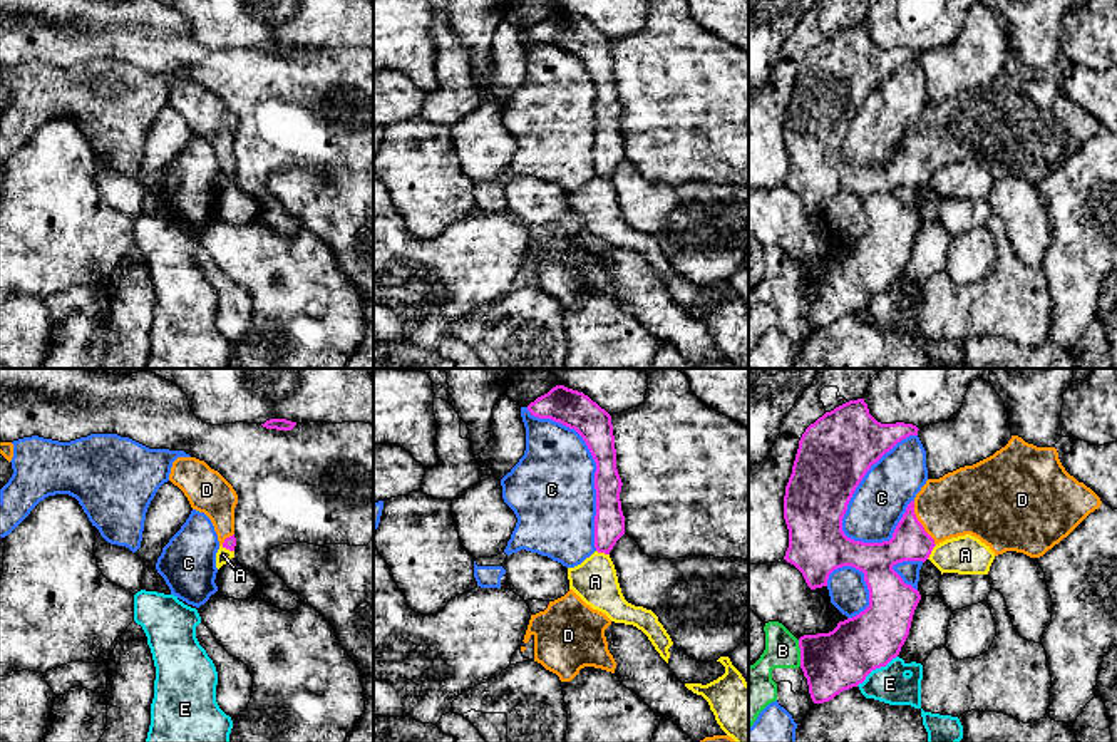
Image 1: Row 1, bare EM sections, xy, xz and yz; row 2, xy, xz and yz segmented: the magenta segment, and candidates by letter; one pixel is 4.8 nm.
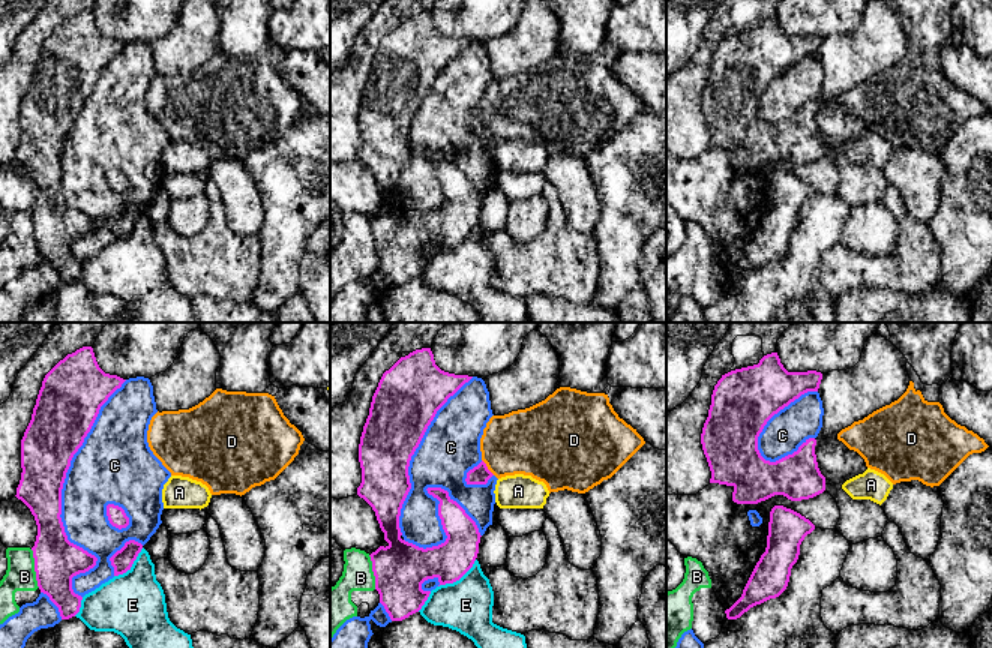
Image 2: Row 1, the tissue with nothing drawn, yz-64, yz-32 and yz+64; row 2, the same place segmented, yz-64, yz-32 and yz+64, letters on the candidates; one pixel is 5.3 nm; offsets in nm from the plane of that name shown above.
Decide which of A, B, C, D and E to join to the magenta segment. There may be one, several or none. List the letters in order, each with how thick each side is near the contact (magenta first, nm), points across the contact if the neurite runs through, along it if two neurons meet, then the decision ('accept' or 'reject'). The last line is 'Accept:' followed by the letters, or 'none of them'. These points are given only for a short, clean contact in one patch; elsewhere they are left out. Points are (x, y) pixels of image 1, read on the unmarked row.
A: 180 nm thick on the magenta side, 190 nm on the other; border along yz (936, 170), (926, 183); reject
B: 300 nm thick on the magenta side, 160 nm on the other; border along yz (797, 265), (801, 290); reject
C: 360 nm thick on the magenta side, 260 nm on the other; reject
D: 180 nm thick on the magenta side, 320 nm on the other; runs through yz (910, 166), (920, 148), (967, 126); accept
E: 300 nm thick on the magenta side, 180 nm on the other; border along yz (896, 280), (885, 290), (876, 292), (856, 310); reject
Accept: D

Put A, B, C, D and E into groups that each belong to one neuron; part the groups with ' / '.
A / B / C / D / E

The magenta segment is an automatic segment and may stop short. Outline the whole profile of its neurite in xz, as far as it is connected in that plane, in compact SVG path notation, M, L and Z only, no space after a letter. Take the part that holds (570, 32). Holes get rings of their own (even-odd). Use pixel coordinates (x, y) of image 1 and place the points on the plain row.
M564 10L553 12L528 30L531 40L551 44L574 54L586 67L595 87L596 141L595 173L610 179L625 159L621 136L621 102L616 94L616 74L611 40L583 17Z

